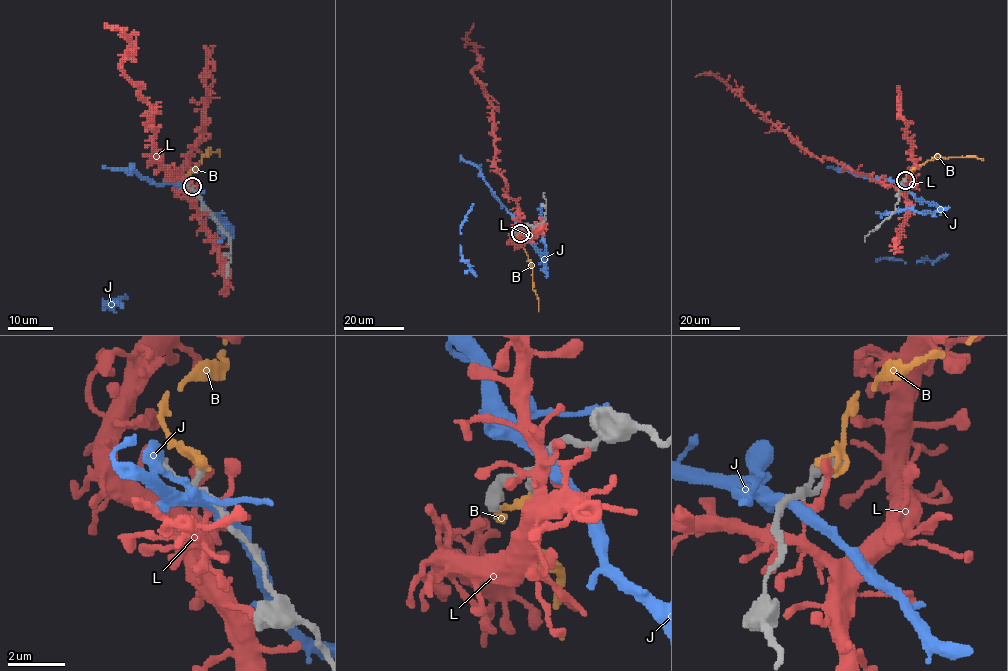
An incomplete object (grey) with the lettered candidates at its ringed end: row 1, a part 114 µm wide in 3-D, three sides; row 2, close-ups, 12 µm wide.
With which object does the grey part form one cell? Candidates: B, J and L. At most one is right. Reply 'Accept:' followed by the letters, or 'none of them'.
Accept: B

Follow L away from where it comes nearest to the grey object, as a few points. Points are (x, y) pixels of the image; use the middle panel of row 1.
L: (521, 229), (518, 204), (508, 197), (496, 166), (493, 106), (472, 71), (479, 55), (465, 35), (474, 23)

